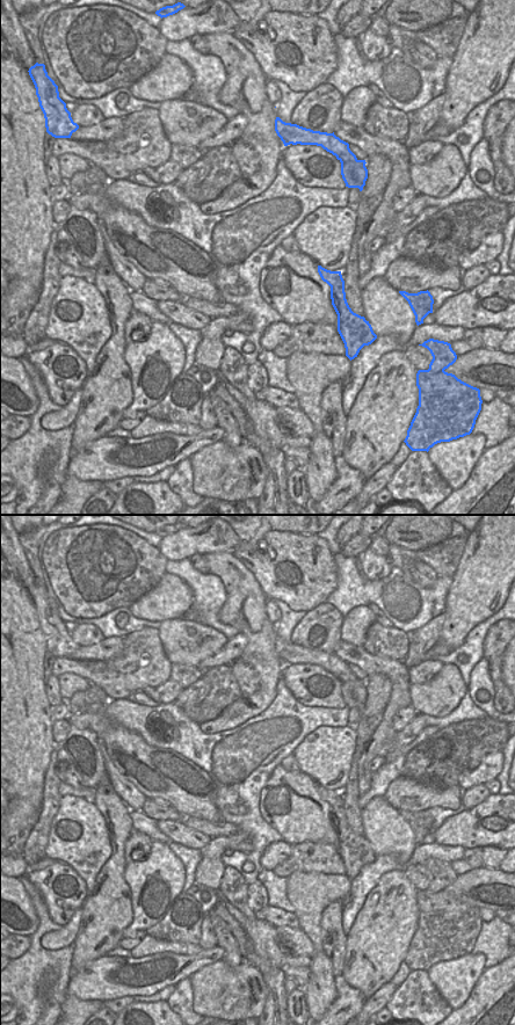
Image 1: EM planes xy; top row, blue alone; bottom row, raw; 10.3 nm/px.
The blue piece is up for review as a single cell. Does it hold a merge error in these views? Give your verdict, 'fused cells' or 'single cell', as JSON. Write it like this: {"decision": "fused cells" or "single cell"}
{"decision": "fused cells"}

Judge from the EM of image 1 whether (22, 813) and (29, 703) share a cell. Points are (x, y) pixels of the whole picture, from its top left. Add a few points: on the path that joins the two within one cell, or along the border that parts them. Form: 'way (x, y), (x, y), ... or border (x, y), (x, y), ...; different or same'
way (23, 785), (23, 731); same

